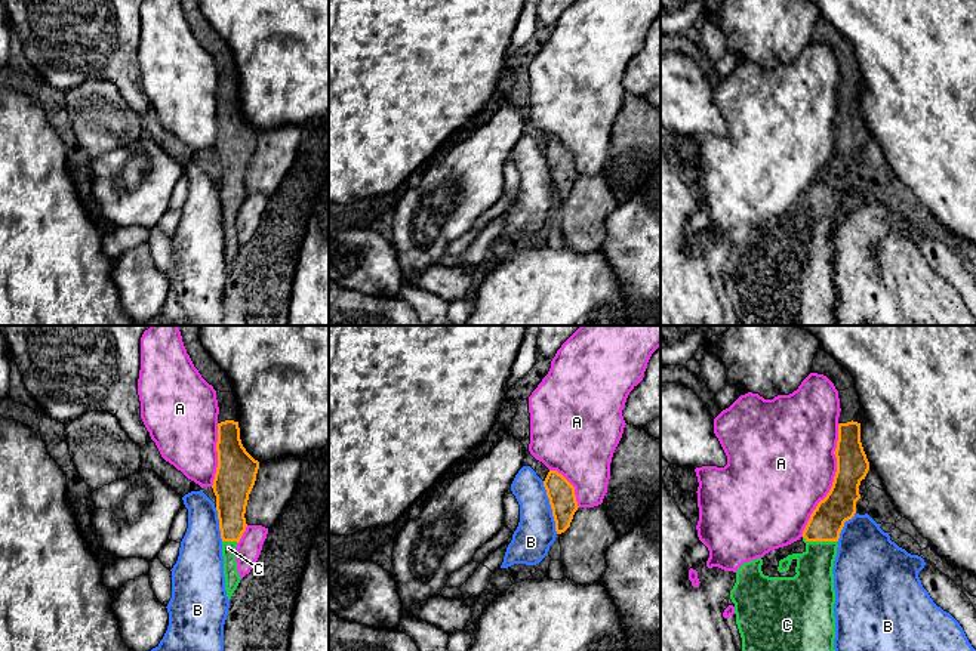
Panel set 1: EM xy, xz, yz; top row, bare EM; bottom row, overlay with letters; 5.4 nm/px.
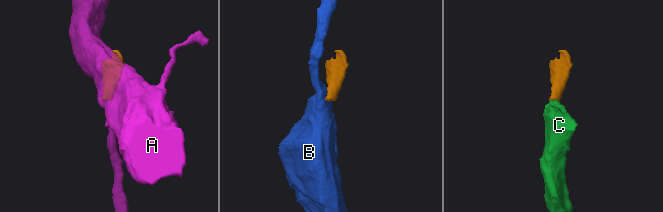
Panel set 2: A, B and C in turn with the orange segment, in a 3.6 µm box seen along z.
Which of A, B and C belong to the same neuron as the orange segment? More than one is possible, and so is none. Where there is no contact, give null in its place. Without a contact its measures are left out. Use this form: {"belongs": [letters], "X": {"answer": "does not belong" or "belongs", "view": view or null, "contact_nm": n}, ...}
{"belongs": ["C"], "A": {"answer": "does not belong", "view": "yz", "contact_nm": 650}, "B": {"answer": "does not belong", "view": "xz", "contact_nm": 300}, "C": {"answer": "belongs", "view": "yz", "contact_nm": 190}}

